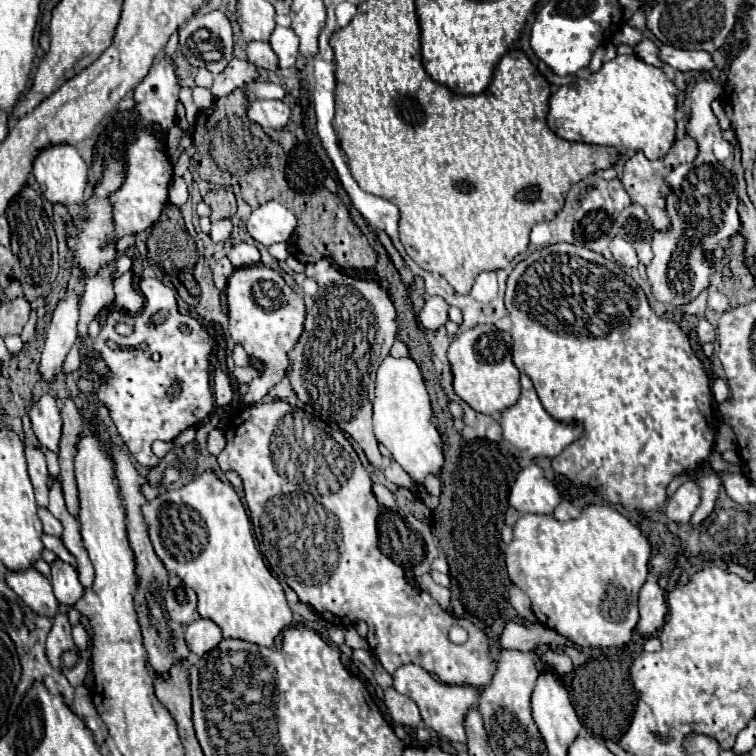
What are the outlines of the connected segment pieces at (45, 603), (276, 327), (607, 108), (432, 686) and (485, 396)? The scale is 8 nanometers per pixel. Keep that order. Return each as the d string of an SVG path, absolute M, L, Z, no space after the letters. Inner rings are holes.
M25 568L17 572L7 570L5 582L33 612L41 616L49 616L49 618L55 616L59 602L53 594L51 582L49 578L39 574L35 568Z
M255 264L249 268L237 268L227 280L227 314L231 338L263 366L259 378L249 382L249 390L243 396L243 402L251 406L267 396L267 392L285 376L289 368L289 354L303 332L305 302L277 270Z
M617 56L601 66L599 72L589 74L587 78L577 80L573 88L559 86L549 100L547 124L549 128L563 140L569 142L587 142L611 146L617 150L643 150L649 160L663 158L671 144L675 142L675 110L677 110L677 86L665 76L665 72L657 66L643 64L637 56Z
M405 664L397 668L393 674L393 688L405 696L409 696L421 712L423 724L429 730L435 730L437 734L453 740L453 742L465 742L465 732L463 732L463 716L467 714L467 708L477 706L479 692L475 688L467 686L449 686L439 680L435 680L429 672L419 668L417 664Z
M493 324L475 326L455 336L447 350L455 394L475 412L499 414L519 398L519 370L511 360L511 336Z

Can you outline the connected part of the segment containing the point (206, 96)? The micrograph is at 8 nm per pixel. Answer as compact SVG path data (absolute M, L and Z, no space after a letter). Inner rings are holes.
M195 88L193 90L193 102L199 110L205 110L205 108L211 108L215 104L215 96L207 90L207 88Z

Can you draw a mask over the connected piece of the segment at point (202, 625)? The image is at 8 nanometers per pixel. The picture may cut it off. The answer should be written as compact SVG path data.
M197 618L195 622L187 624L185 628L185 642L189 646L189 650L197 656L203 656L205 652L213 650L219 642L221 642L221 630L215 622L205 620L205 618Z

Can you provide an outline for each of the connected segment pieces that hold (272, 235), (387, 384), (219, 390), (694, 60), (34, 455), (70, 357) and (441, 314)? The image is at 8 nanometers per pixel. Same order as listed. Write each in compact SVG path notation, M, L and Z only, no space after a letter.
M269 200L251 212L247 220L247 232L263 246L275 242L287 242L295 230L295 216L283 204Z
M387 356L377 370L373 428L377 440L387 446L387 450L393 454L393 460L417 484L423 484L427 476L439 476L443 468L443 444L437 428L431 424L431 416L431 402L419 366L411 358Z
M217 368L213 372L213 382L215 382L215 386L213 386L213 390L215 390L215 402L219 406L229 404L231 402L231 396L233 396L231 384L229 384L229 376L225 372L221 372L221 368Z
M659 44L659 58L679 72L713 70L715 68L711 54L707 54L703 50L677 50L673 46Z
M25 446L25 456L27 456L31 484L33 484L33 490L35 490L35 500L37 500L39 506L47 506L47 496L49 496L47 474L49 472L47 472L45 454L37 446Z
M73 346L65 359L63 370L65 370L65 374L69 374L69 372L73 372L77 368L79 368L79 349Z
M425 296L425 306L419 314L419 320L427 330L435 332L439 326L443 326L449 320L447 302L439 296Z

